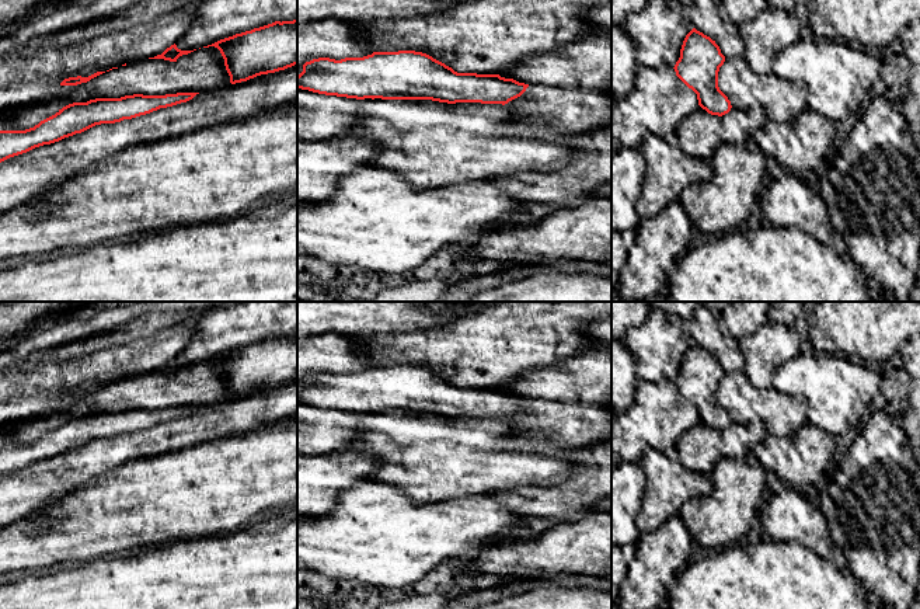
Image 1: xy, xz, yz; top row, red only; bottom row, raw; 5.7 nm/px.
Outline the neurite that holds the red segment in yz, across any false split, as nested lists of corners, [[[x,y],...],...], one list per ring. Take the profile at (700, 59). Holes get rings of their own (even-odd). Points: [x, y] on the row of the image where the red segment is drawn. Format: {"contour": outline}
{"contour": [[[693,28],[684,38],[676,76],[697,94],[698,105],[711,115],[722,116],[732,108],[718,87],[718,72],[725,56],[710,36]]]}

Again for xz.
{"contour": [[[415,51],[373,52],[341,60],[318,58],[303,65],[297,88],[346,98],[432,100],[508,104],[529,84],[499,74],[457,73]]]}

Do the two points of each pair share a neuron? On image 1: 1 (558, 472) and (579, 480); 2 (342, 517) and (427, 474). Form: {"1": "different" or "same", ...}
{"1": "different", "2": "different"}

